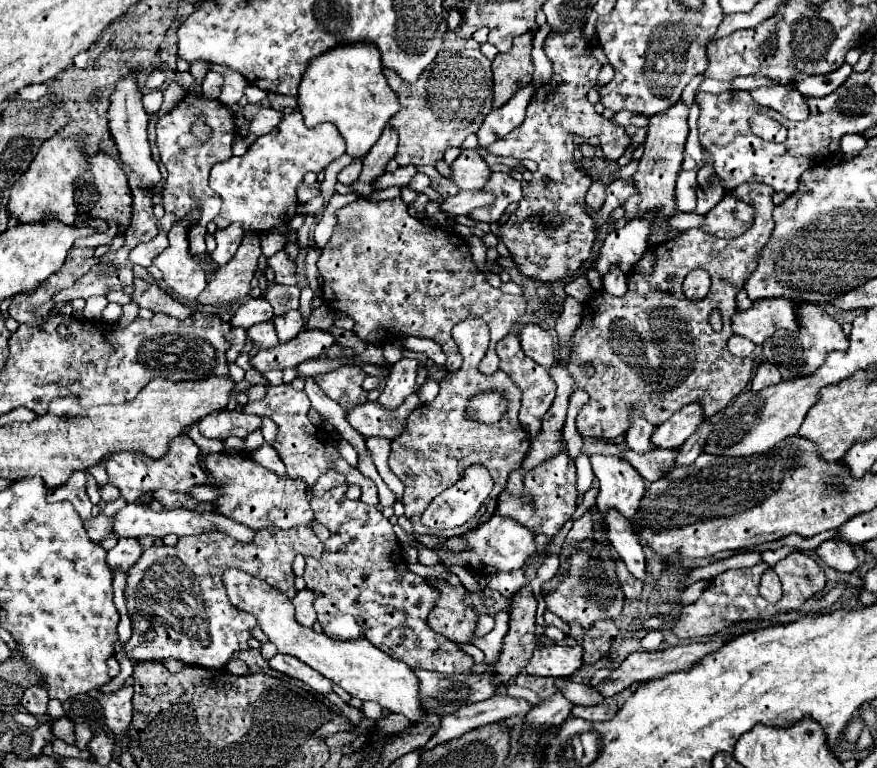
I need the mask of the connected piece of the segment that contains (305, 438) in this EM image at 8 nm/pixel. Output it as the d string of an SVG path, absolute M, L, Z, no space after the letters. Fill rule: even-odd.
M289 385L267 387L267 395L261 401L253 401L243 407L245 413L255 413L261 417L269 415L277 423L279 433L277 433L277 441L273 443L273 447L277 449L281 461L285 463L289 477L301 477L301 479L305 479L305 483L309 483L309 487L313 487L317 483L319 475L323 475L329 469L335 469L347 477L347 483L359 483L359 487L363 487L363 501L367 505L377 505L375 483L371 479L367 479L363 473L359 473L357 469L349 467L347 461L343 461L343 457L339 455L337 443L331 437L327 437L327 431L321 427L315 427L307 419L309 409L311 409L311 403L309 403L305 391L295 391ZM281 433L285 433L283 447L281 447Z

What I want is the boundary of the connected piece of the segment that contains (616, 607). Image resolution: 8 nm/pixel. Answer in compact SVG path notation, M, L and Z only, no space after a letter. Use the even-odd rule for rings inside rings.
M593 541L593 549L575 551L575 555L569 559L571 567L567 569L567 575L563 575L559 587L551 591L551 595L543 595L547 611L559 615L565 623L579 621L585 631L599 619L617 619L625 605L625 595L615 573L617 561L611 557L609 549L609 541Z

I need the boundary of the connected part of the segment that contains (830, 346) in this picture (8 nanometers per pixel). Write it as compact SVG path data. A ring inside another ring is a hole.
M797 301L799 303L799 325L801 329L797 333L791 331L777 331L773 339L767 339L763 343L763 355L769 363L775 363L779 367L783 379L797 379L803 375L813 375L821 363L825 363L827 355L831 351L847 351L847 335L843 333L841 325L821 311L817 305L807 303L807 301Z

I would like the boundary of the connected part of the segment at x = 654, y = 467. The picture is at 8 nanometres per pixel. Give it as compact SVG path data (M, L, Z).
M659 449L657 453L649 453L649 455L635 455L633 451L625 451L621 457L627 459L645 479L649 481L657 481L661 471L667 469L673 463L675 453L671 449Z

